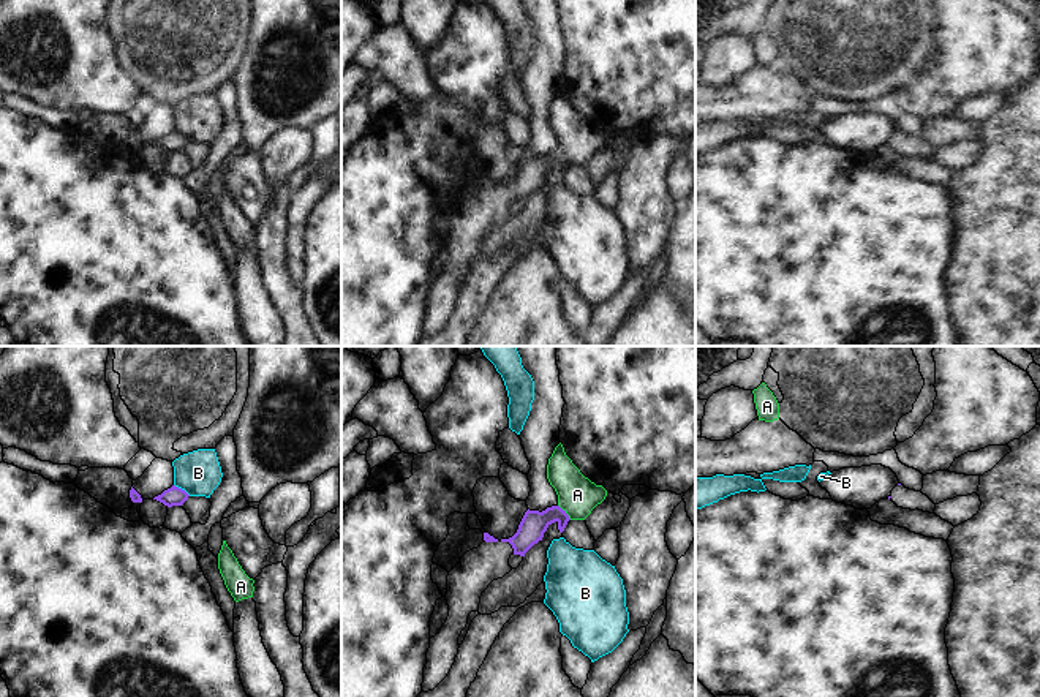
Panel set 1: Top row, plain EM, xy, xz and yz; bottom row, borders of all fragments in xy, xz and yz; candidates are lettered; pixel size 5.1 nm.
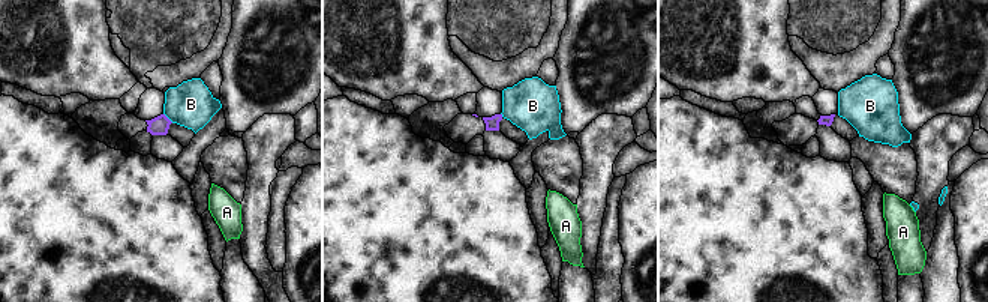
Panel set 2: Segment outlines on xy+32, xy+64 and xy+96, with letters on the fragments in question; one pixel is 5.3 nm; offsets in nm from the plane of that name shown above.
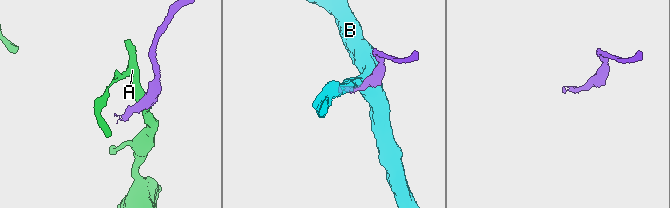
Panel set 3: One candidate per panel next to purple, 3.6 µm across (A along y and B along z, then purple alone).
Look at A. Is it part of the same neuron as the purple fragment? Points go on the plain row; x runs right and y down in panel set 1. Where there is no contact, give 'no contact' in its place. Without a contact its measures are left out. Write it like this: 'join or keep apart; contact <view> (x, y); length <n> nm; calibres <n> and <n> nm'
keep apart; contact xz (565, 158); length 100 nm; calibres 140 and 200 nm

